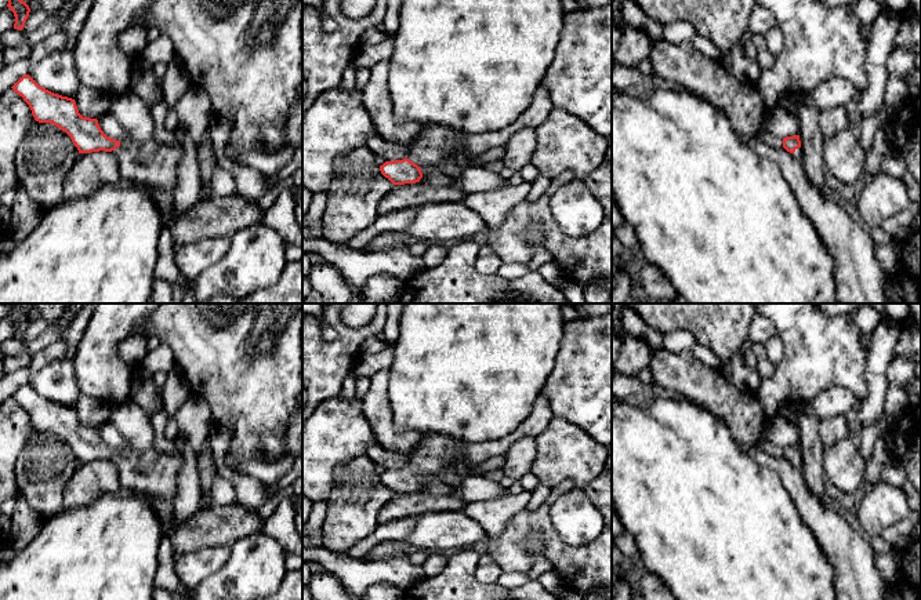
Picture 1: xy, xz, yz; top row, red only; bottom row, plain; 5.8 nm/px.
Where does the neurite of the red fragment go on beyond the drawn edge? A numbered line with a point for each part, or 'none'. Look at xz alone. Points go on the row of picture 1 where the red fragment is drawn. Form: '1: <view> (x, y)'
1: xz (435, 142)

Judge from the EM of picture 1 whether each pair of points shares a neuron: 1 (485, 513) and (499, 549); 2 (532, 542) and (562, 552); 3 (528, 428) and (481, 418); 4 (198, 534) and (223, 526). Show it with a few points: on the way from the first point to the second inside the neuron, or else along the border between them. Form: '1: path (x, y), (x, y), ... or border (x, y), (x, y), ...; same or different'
1: border (517, 513), (497, 535), (488, 537); different
2: border (521, 541), (540, 534), (543, 556), (553, 568); different
3: border (537, 399), (530, 413), (511, 432), (489, 440); different
4: path (203, 530), (217, 526); same

